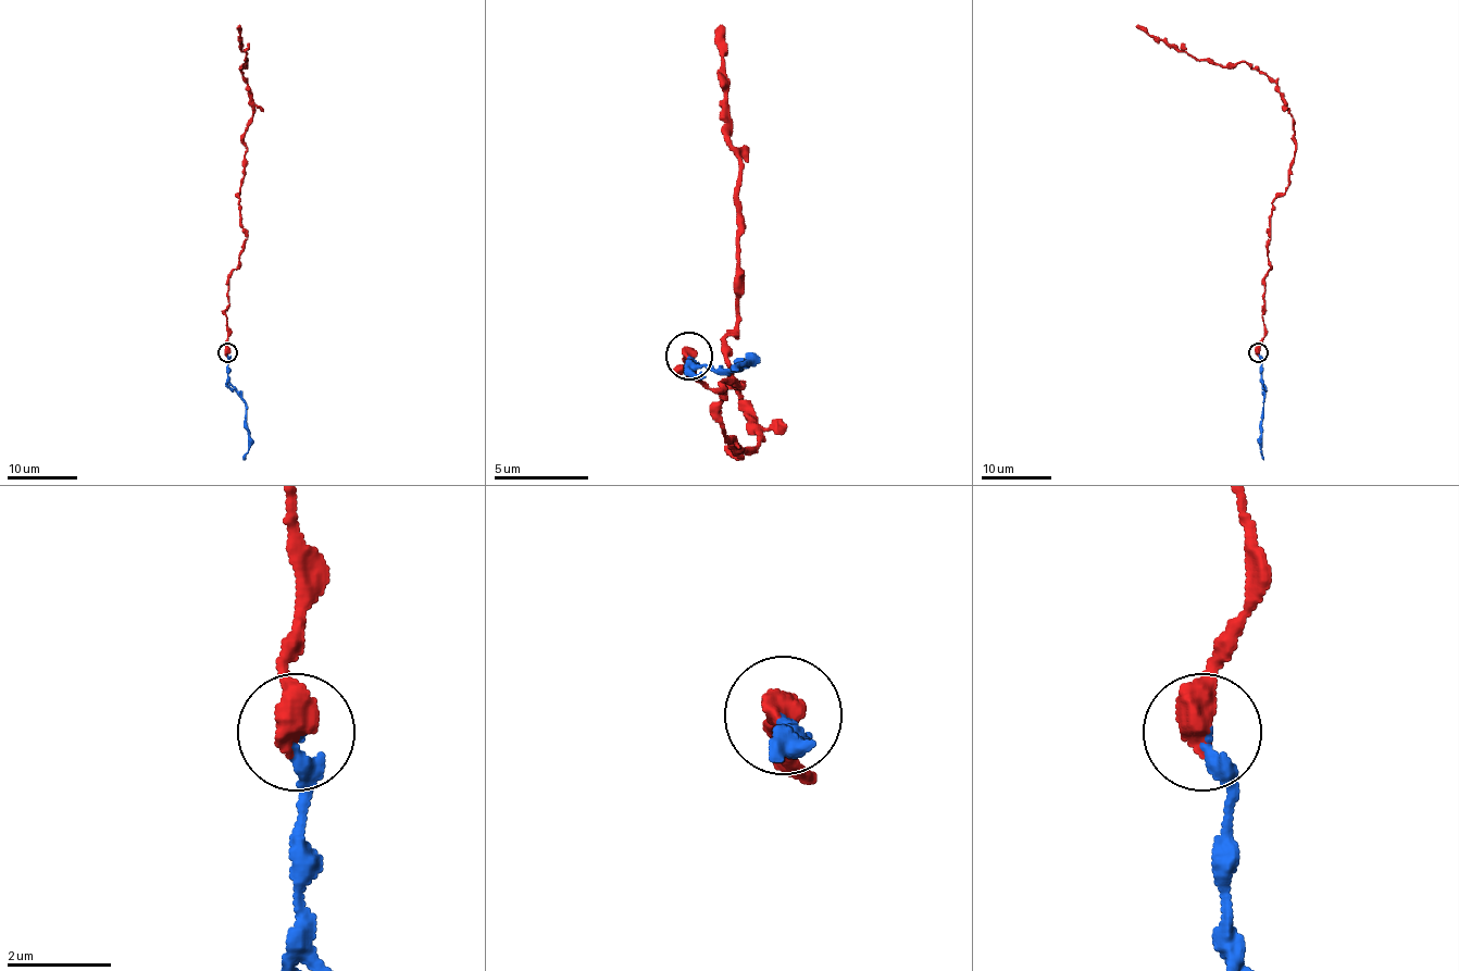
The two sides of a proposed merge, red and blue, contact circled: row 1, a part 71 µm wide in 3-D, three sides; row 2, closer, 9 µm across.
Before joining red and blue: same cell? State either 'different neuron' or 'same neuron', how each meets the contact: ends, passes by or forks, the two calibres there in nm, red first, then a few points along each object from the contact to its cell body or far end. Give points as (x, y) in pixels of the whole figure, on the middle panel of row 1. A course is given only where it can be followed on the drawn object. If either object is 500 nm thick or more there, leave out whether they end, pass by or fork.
same neuron | 600/240 nm | red via (690, 355), (690, 373), (737, 383), (723, 393), (733, 453), (757, 444), (727, 340), (737, 156), (719, 23) | blue via (690, 355), (690, 363), (737, 369), (747, 363), (733, 369)

